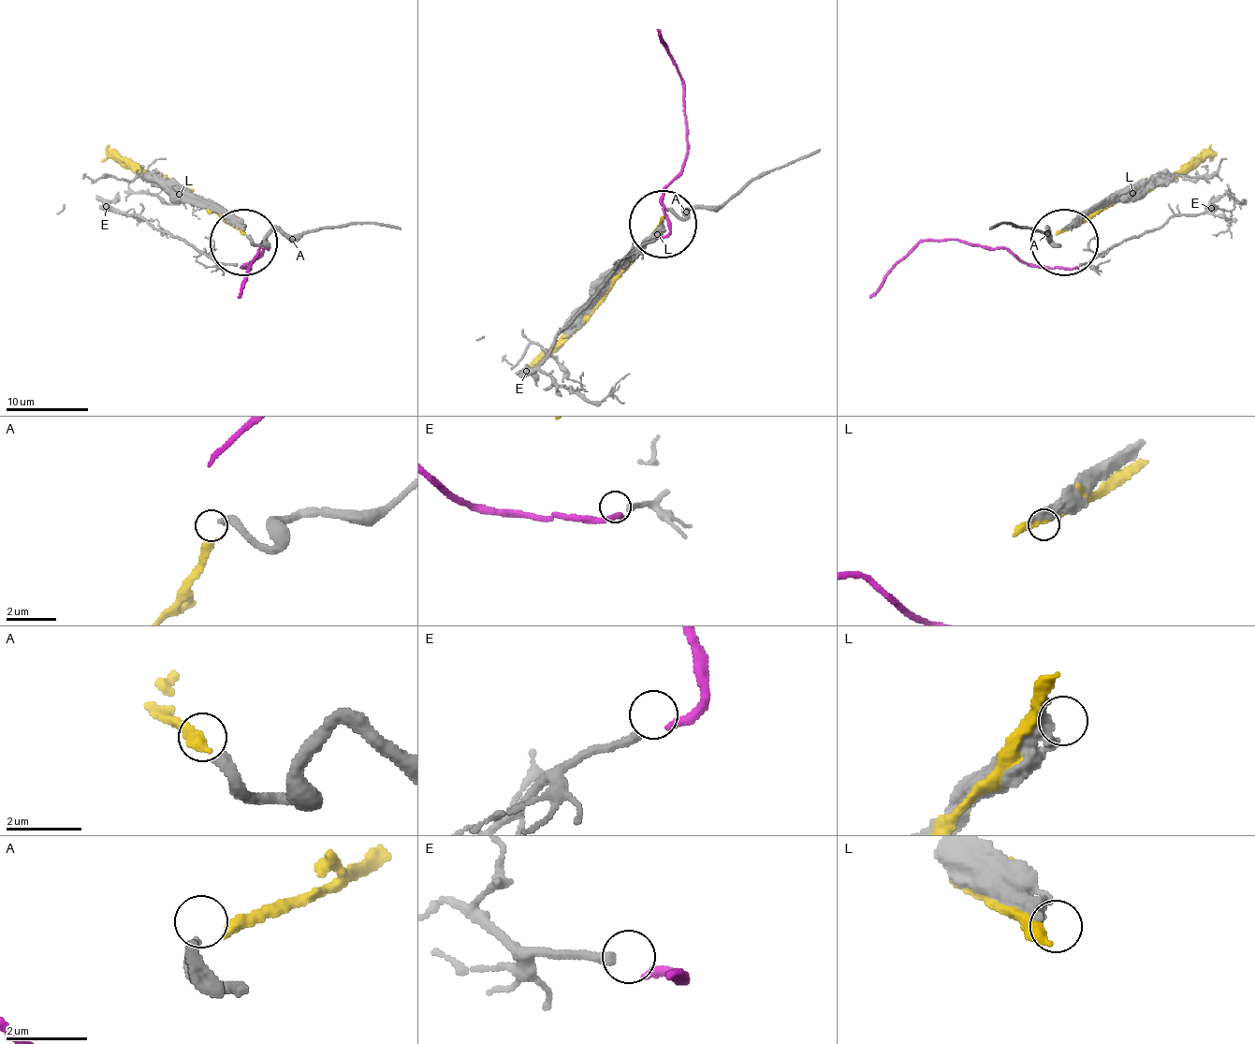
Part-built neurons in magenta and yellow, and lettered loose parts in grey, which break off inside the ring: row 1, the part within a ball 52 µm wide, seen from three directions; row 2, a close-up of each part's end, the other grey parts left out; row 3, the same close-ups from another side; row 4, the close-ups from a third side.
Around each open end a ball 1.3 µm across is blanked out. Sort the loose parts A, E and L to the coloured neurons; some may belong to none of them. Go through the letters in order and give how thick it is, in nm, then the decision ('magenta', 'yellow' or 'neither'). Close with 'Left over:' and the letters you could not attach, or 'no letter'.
A: 280 nm thick; neither
E: 200 nm thick; neither
L: 480 nm thick; neither
Left over: A, E, L

